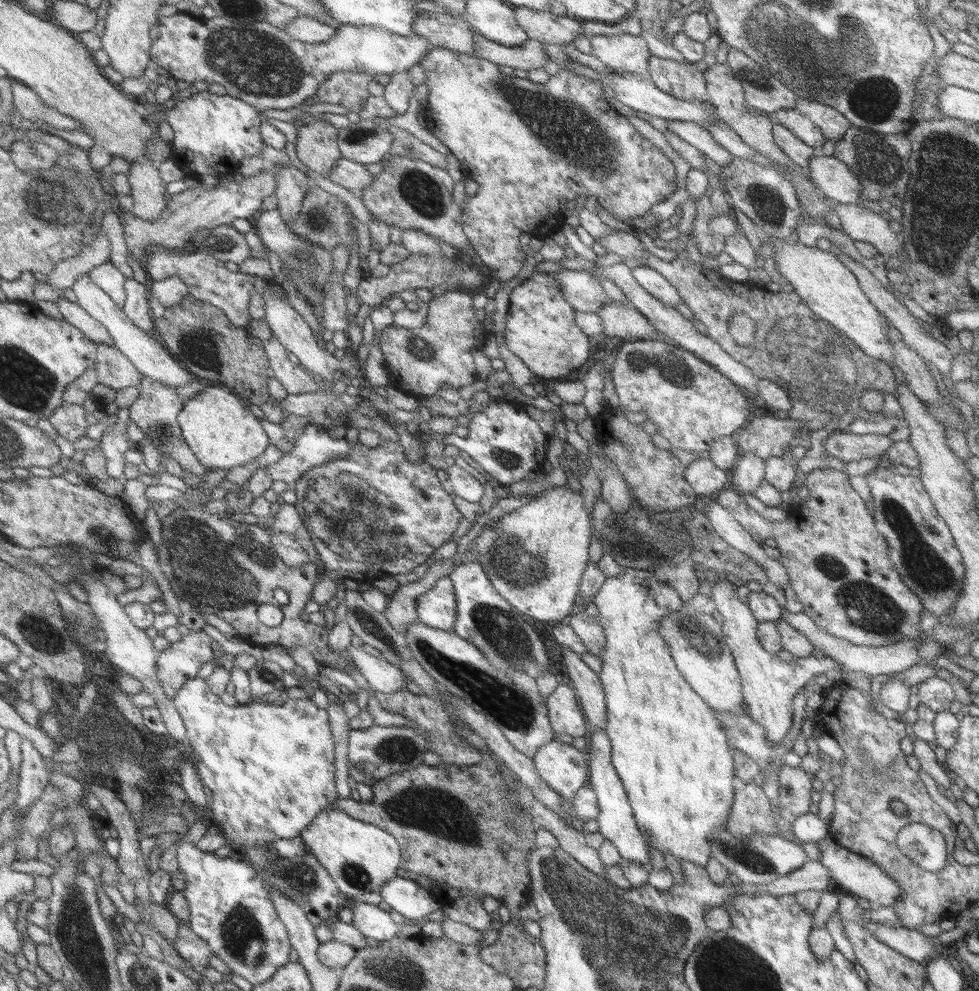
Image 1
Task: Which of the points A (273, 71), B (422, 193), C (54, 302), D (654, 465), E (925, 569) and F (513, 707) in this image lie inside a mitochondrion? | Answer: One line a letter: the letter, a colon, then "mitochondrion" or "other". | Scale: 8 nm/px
A: mitochondrion
B: mitochondrion
C: other
D: other
E: mitochondrion
F: mitochondrion

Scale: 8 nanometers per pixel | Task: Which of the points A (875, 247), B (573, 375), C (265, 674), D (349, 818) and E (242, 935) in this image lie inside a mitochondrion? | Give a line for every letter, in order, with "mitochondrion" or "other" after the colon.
A: other
B: other
C: other
D: other
E: mitochondrion

